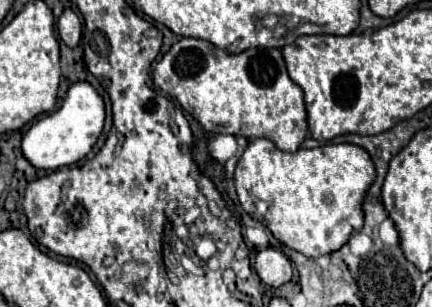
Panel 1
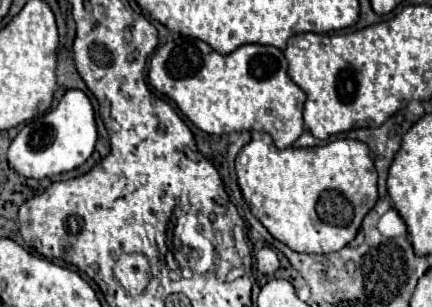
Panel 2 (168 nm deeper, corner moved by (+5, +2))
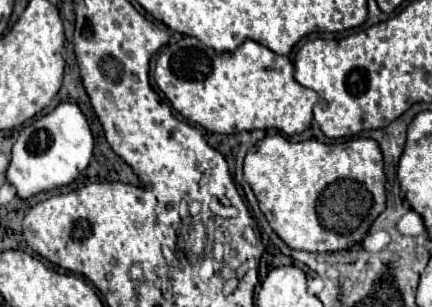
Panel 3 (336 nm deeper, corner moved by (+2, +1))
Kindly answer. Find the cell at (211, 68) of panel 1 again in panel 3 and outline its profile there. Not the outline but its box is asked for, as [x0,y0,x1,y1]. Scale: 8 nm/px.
[154,34,318,136]

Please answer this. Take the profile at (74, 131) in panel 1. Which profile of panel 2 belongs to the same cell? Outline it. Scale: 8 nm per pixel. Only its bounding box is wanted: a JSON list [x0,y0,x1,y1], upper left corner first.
[7,89,97,179]

